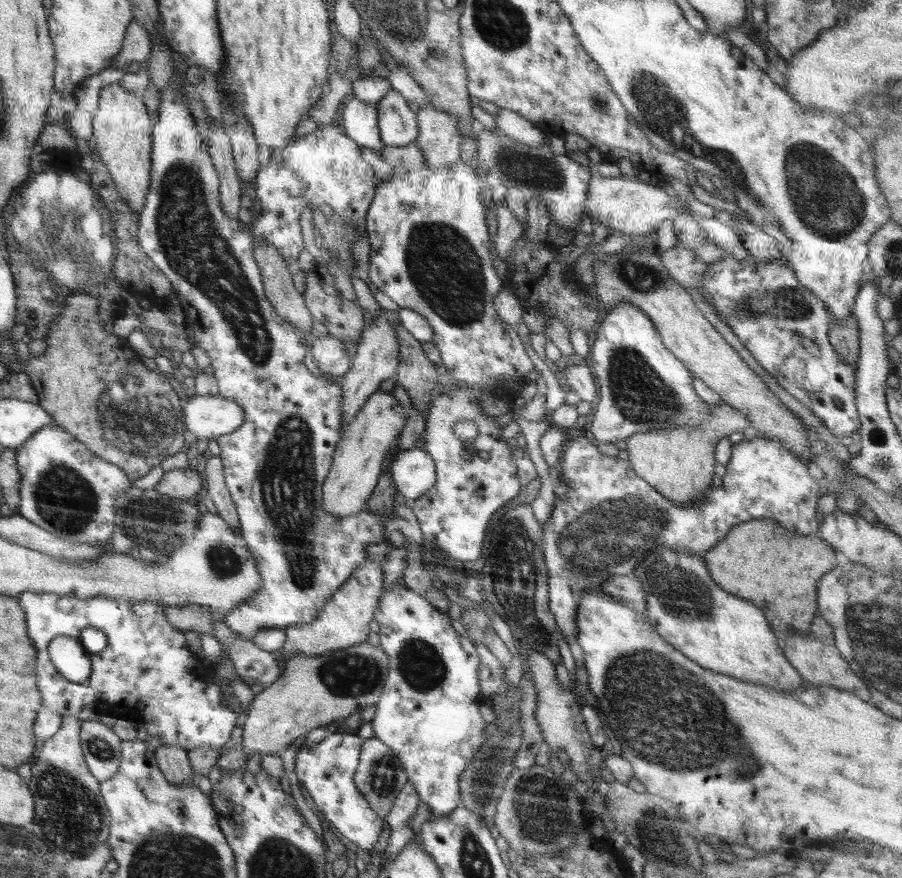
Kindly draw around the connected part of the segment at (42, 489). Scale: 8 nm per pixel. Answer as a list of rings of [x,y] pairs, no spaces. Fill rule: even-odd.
[[[55,423],[46,424],[15,451],[21,472],[23,517],[72,543],[106,547],[106,543],[113,542],[118,495],[133,486],[123,468],[102,460],[84,442]]]

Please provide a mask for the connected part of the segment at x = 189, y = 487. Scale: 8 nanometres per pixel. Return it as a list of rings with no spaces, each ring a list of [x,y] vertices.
[[[190,466],[164,472],[154,489],[166,497],[190,500],[199,496],[202,480],[202,476]]]

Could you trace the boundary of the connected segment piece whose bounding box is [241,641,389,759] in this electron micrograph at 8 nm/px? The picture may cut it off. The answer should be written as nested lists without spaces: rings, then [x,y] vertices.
[[[366,641],[351,648],[328,652],[316,657],[295,655],[286,662],[280,679],[255,696],[251,706],[245,712],[246,721],[241,727],[241,744],[248,759],[254,754],[264,758],[272,752],[286,750],[294,740],[308,735],[313,728],[342,720],[354,713],[361,713],[366,707],[376,705],[384,689],[389,668],[388,656],[382,648],[380,646],[376,648]]]

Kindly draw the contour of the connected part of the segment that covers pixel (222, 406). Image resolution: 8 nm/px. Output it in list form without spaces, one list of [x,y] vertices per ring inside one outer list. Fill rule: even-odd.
[[[196,394],[183,403],[184,424],[199,440],[214,440],[223,434],[234,432],[244,422],[242,405],[220,395]]]

